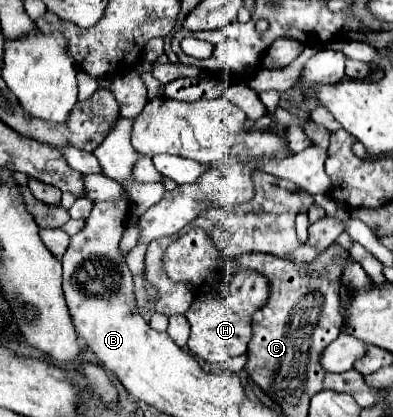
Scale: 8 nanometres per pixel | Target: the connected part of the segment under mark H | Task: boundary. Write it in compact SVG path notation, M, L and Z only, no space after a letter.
M247 268L235 270L229 280L221 282L215 290L199 294L185 314L191 326L191 336L187 342L191 354L211 364L223 364L231 356L245 354L251 340L251 316L267 302L267 298L269 280L263 274Z

